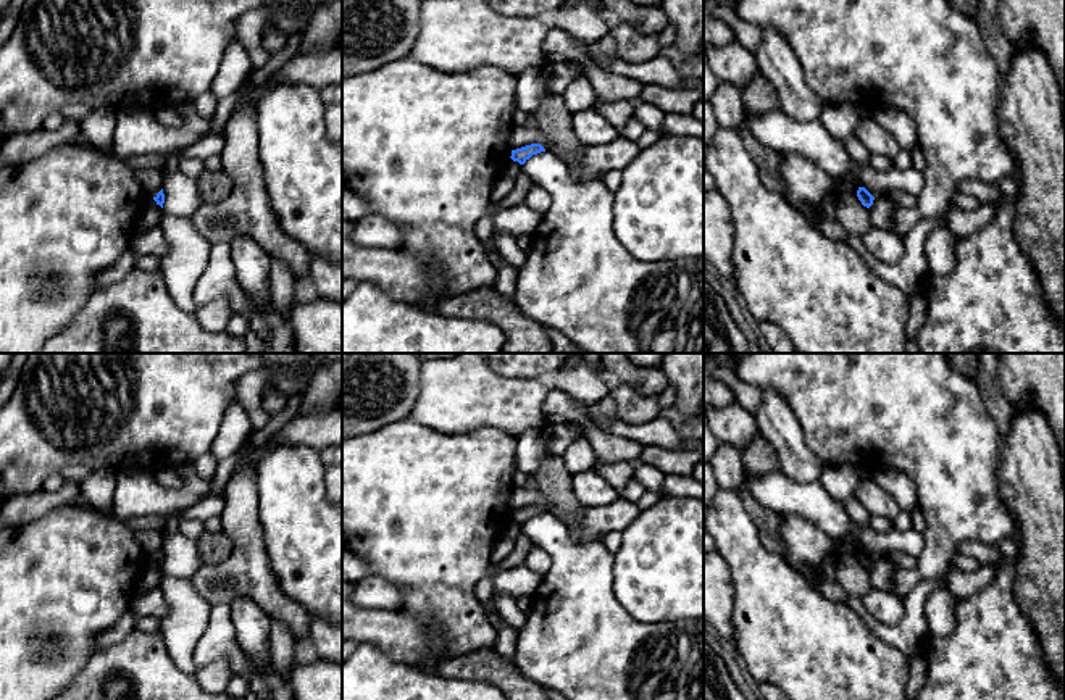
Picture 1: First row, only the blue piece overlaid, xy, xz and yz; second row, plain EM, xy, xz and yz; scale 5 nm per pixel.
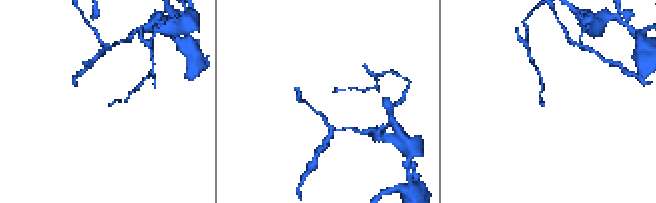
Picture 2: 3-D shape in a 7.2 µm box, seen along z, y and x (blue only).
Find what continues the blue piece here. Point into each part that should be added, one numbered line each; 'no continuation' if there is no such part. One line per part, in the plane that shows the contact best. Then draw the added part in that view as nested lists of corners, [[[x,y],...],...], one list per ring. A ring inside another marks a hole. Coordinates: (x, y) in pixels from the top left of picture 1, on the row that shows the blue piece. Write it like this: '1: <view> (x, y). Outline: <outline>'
no continuation

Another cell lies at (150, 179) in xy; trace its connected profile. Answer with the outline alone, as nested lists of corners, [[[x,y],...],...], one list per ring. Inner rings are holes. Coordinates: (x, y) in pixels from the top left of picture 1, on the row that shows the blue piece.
[[[139,168],[134,171],[136,179],[145,189],[147,197],[153,198],[163,189],[163,173],[153,168]]]

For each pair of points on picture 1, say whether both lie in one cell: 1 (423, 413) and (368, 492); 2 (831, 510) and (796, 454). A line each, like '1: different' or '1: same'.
1: different
2: different

